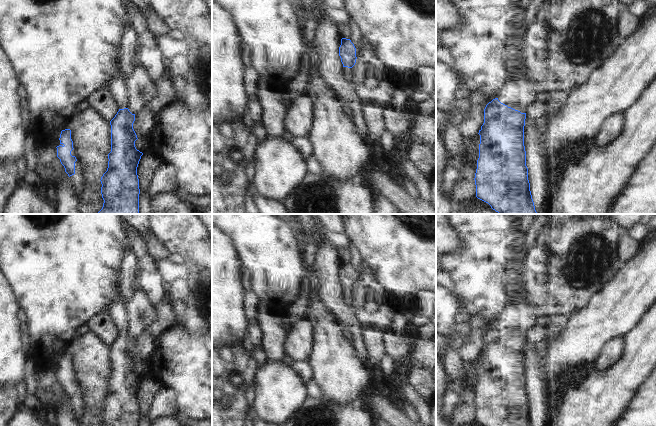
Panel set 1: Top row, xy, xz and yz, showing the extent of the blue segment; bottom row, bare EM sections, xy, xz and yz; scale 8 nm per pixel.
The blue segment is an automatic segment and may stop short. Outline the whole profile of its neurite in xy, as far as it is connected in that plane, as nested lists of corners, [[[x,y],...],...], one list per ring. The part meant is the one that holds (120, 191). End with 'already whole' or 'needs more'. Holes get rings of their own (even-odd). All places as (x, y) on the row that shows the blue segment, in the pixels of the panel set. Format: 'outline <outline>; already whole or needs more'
outline [[[124,76],[118,77],[107,86],[119,111],[110,121],[111,152],[107,171],[100,180],[104,203],[97,214],[139,214],[137,167],[143,153],[135,147],[138,139],[133,129],[135,114],[128,109],[124,79]]]; needs more

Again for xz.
outline [[[342,38],[339,47],[339,56],[343,64],[343,79],[348,82],[353,82],[352,67],[356,63],[356,48],[350,39]]]; needs more

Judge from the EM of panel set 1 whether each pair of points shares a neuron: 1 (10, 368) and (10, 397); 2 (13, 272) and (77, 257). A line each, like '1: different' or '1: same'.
1: different
2: same

